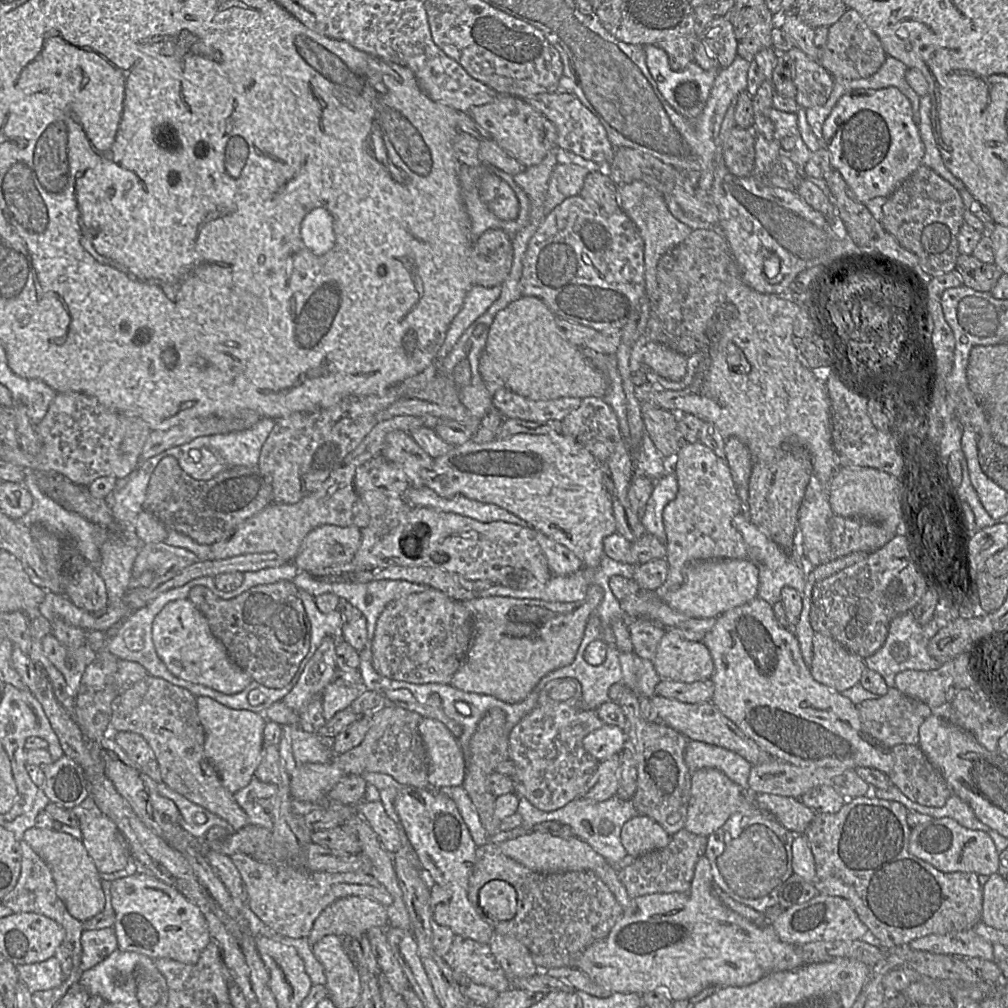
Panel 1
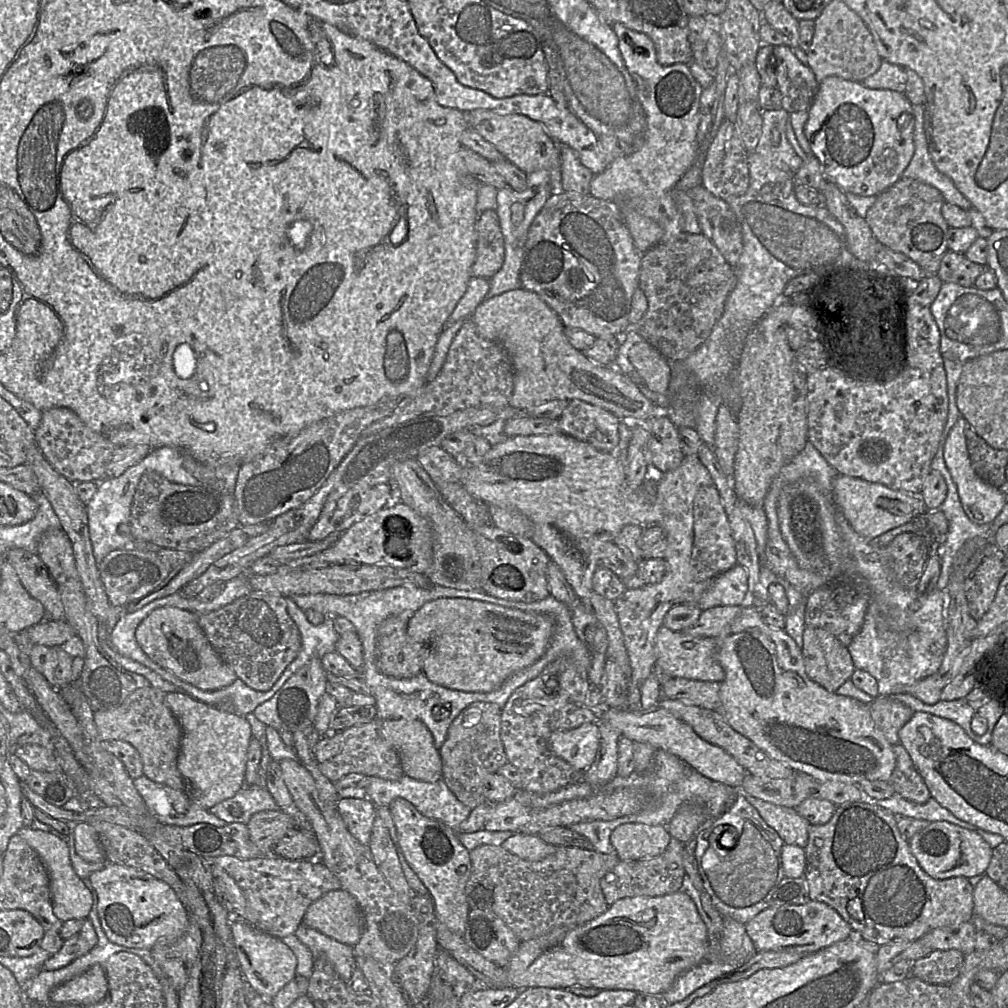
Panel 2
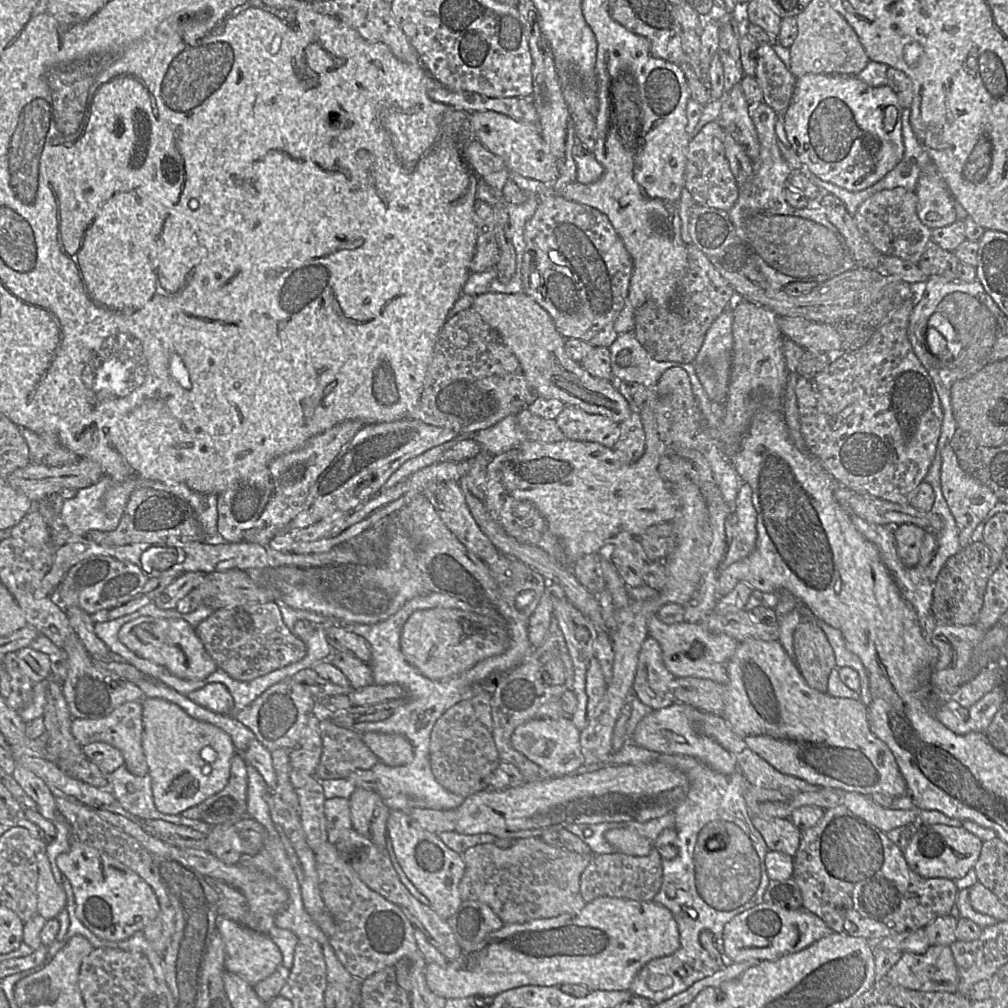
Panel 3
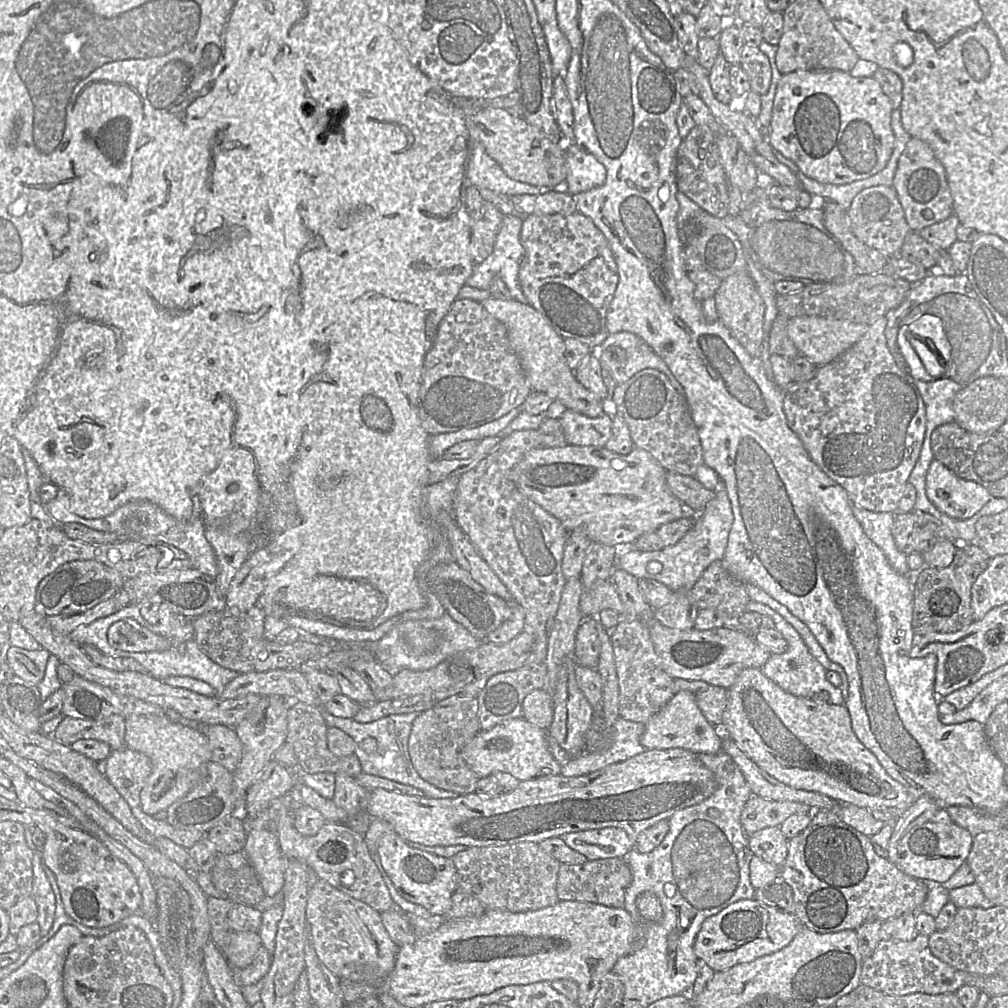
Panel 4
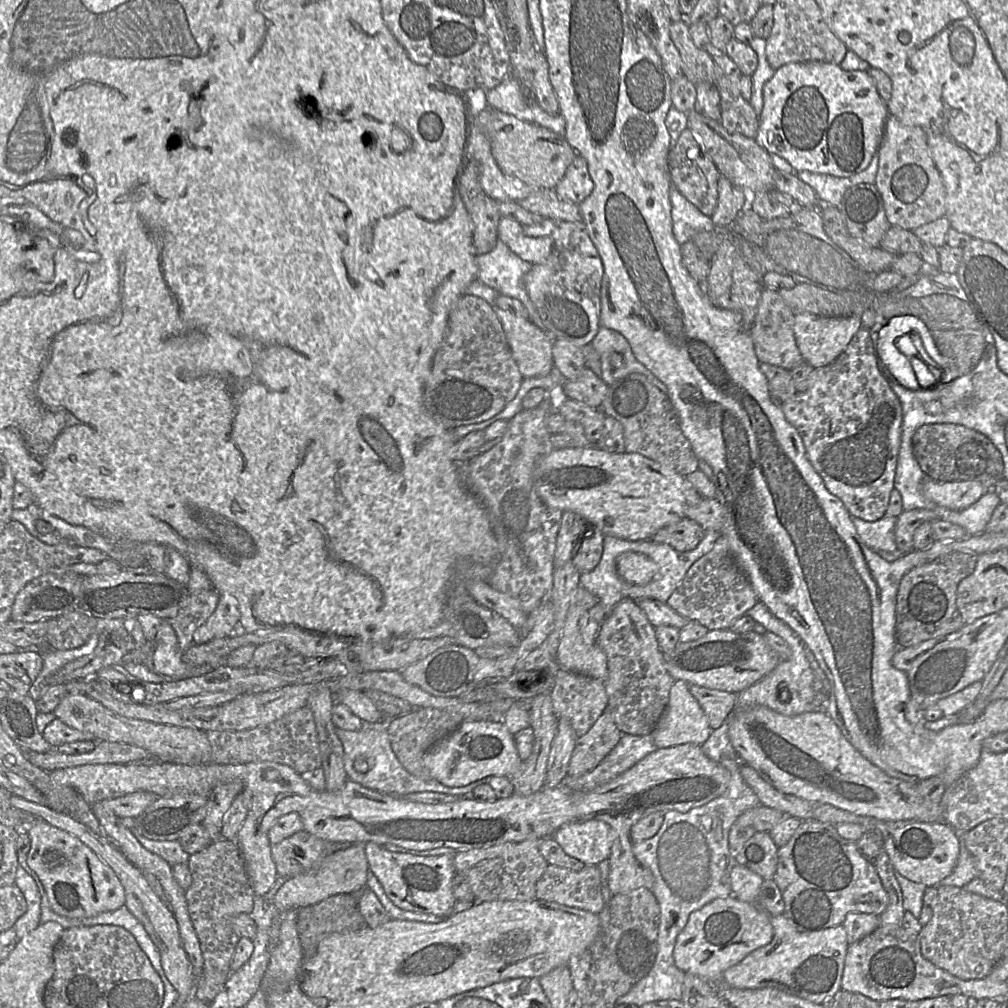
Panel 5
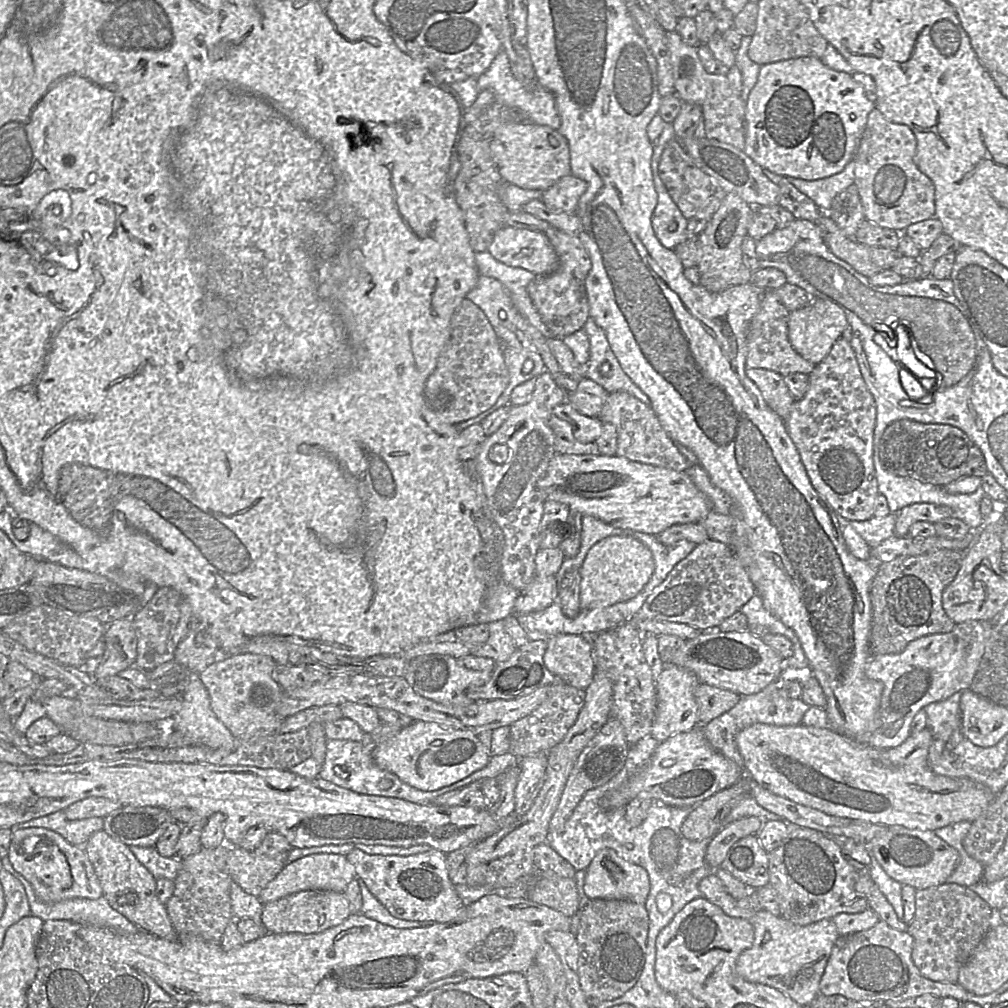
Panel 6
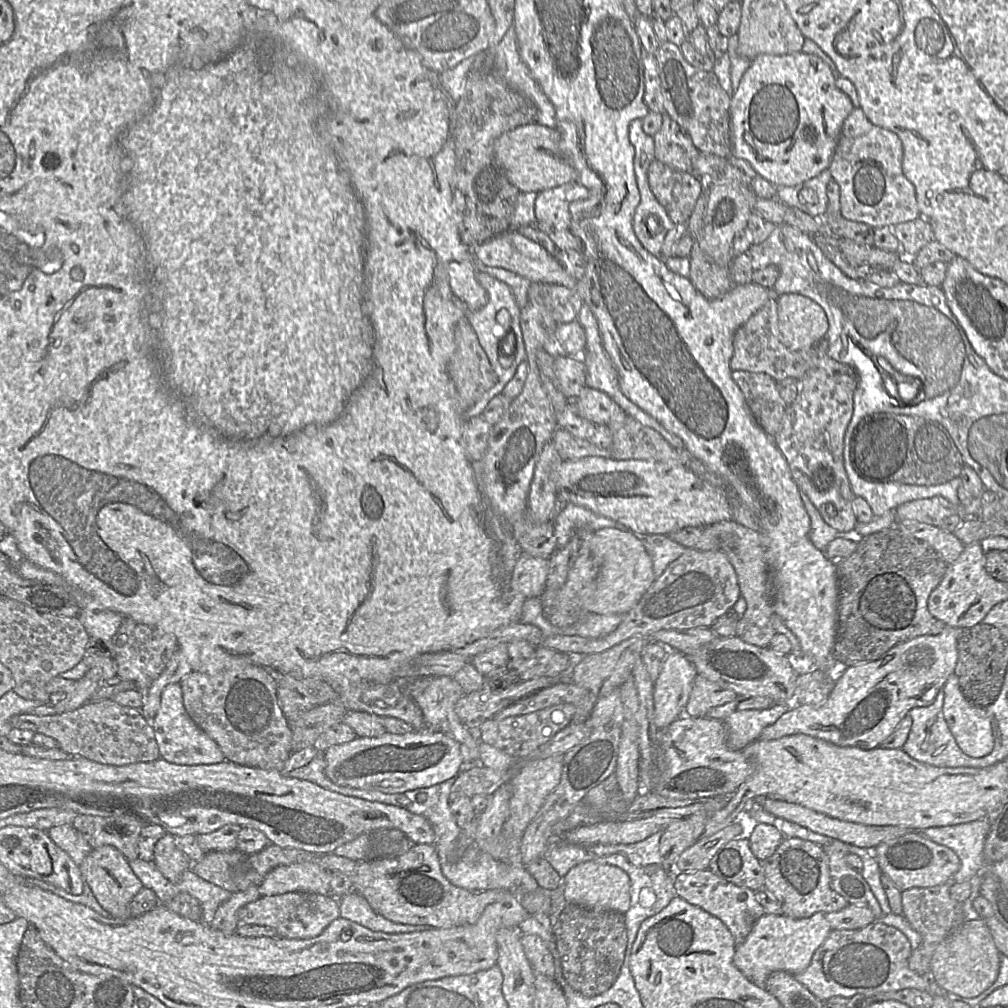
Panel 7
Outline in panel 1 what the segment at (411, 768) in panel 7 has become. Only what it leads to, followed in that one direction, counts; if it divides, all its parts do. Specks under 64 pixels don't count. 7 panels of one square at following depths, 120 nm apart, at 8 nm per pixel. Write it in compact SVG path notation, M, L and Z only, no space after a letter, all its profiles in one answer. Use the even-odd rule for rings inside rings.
M604 725L583 739L585 751L598 761L618 756L628 746L627 733L613 725Z

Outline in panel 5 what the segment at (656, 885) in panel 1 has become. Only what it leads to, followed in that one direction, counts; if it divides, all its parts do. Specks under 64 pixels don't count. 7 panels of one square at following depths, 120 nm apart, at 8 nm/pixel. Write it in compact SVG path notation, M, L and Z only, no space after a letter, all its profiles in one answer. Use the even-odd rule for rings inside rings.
M605 860L599 866L585 866L578 872L548 865L544 874L536 884L536 899L599 914L605 908L610 897L607 895L607 888L605 886L605 881L609 873L607 862Z

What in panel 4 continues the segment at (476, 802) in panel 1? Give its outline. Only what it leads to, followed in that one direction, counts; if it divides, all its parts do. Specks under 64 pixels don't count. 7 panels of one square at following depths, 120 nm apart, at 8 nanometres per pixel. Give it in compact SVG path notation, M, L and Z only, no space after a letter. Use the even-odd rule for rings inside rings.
M477 698L419 714L408 737L408 752L415 770L440 789L460 796L474 793L480 778L467 766L462 751L480 731Z

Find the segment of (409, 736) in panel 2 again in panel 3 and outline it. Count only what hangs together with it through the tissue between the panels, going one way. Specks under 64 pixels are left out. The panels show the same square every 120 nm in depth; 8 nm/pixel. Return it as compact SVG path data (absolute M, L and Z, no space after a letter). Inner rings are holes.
M371 732L363 740L380 761L391 767L404 766L414 758L411 742L402 735Z

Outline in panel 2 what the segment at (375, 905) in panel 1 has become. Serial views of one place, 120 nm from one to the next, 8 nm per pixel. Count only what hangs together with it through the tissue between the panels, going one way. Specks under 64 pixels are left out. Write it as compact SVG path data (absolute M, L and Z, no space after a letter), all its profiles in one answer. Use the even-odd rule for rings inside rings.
M335 890L326 893L307 908L303 924L353 947L362 935L365 918L354 896L344 890Z

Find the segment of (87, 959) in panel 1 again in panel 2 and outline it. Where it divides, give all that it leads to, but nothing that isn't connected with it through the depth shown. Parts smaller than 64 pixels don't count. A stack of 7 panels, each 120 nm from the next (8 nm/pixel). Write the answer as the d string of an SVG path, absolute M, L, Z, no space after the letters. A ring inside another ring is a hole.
M84 922L82 930L64 941L62 948L44 963L43 970L65 967L97 946L98 936L91 922Z

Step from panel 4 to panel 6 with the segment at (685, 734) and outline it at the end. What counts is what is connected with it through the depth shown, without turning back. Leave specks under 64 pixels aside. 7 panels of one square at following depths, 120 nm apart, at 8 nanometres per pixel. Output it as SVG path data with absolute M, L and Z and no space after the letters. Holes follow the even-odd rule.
M667 664L656 680L657 711L651 735L660 743L671 736L697 727L698 704L694 696L698 678L690 671L675 664Z

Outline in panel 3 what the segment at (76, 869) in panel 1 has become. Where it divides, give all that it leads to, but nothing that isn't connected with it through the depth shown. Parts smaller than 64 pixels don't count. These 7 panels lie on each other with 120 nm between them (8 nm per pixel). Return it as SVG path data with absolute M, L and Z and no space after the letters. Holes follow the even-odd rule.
M45 851L38 855L39 877L37 883L38 913L46 921L55 919L57 915L66 907L67 895L52 871L50 860Z

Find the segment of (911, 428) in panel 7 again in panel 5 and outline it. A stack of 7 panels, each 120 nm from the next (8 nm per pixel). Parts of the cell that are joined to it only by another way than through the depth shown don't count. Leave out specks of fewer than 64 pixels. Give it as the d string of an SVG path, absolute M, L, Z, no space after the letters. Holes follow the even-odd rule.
M953 423L927 424L919 427L912 439L913 454L925 477L939 482L978 481L988 489L1004 479L1000 451L984 434Z

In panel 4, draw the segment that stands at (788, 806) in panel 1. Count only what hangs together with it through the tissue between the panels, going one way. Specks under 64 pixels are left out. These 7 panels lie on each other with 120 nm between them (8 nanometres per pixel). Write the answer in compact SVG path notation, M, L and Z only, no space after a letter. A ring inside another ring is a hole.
M780 827L758 830L749 836L748 841L754 856L777 867L781 867L785 862L789 839L784 836Z

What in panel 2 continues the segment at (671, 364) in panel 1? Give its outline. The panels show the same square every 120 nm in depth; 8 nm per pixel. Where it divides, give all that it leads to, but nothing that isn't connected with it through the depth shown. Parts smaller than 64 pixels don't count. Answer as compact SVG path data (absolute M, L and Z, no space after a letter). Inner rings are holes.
M643 341L631 347L628 357L652 392L667 394L671 368L669 361L658 350Z

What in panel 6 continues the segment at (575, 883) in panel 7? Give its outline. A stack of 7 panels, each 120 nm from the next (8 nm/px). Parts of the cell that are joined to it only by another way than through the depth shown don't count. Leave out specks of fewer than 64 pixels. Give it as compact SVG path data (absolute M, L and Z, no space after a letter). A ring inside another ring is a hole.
M611 848L598 852L584 872L576 872L575 879L580 896L589 900L627 900L644 904L650 891L647 871L639 865L624 860Z

